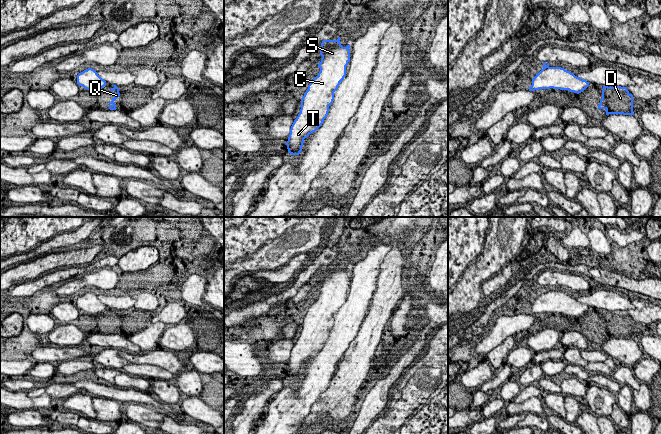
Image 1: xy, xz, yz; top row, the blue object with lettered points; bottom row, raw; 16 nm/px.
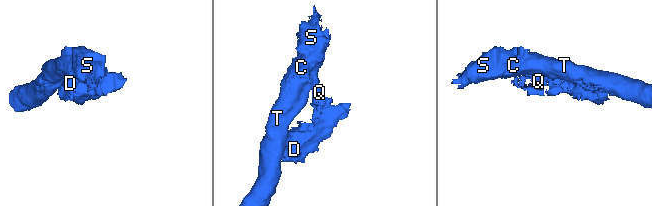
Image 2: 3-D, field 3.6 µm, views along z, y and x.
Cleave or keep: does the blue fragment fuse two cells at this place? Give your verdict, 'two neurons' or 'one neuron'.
one neuron

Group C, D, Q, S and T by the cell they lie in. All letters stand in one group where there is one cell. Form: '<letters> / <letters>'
C D Q S T

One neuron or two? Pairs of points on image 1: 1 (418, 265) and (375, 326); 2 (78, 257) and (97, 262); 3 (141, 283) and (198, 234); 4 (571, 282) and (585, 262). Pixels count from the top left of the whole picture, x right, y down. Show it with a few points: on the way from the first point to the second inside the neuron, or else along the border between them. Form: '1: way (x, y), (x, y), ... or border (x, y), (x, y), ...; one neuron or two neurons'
1: border (403, 269), (401, 278); two neurons
2: border (101, 250), (90, 261), (72, 266); two neurons
3: way (158, 268), (168, 258), (170, 243), (181, 234); one neuron
4: border (553, 269), (562, 273), (572, 273), (580, 276); two neurons

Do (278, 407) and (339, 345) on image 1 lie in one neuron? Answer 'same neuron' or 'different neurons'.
same neuron

